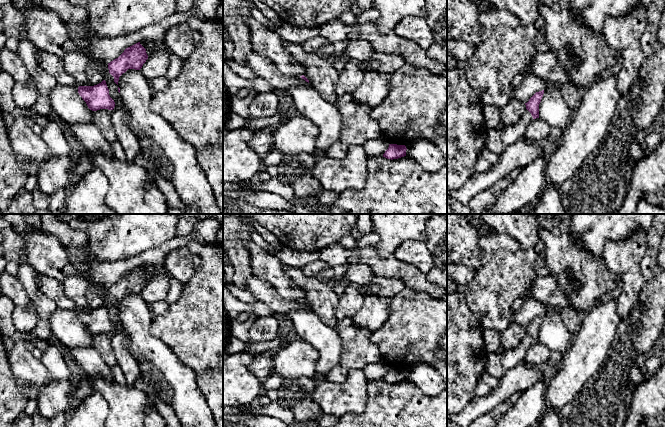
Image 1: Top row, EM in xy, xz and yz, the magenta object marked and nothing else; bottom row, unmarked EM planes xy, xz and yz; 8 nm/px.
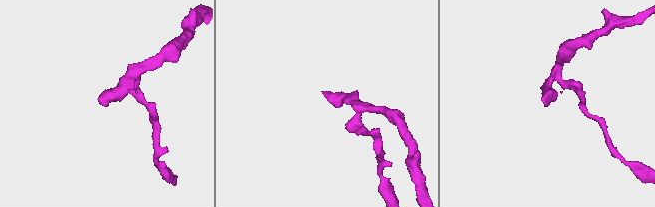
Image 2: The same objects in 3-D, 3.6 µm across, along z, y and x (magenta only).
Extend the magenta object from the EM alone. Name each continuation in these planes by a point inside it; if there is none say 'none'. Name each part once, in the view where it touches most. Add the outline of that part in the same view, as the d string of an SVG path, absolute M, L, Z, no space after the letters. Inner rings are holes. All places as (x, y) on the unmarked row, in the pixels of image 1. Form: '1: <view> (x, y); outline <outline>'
1: yz (497, 365); outline M526 334L516 348L505 350L501 354L495 352L488 354L485 372L497 379L501 379L508 370L524 361L526 353L532 344L531 337Z

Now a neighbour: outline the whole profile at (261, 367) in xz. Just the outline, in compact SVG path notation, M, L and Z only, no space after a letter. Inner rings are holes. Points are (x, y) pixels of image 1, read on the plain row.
M270 351L255 354L254 360L249 365L250 372L261 382L273 373L273 354Z

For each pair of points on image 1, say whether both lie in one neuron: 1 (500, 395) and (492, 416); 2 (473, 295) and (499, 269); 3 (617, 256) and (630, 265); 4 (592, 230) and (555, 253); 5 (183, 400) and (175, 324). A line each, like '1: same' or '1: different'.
1: different
2: same
3: same
4: different
5: different

